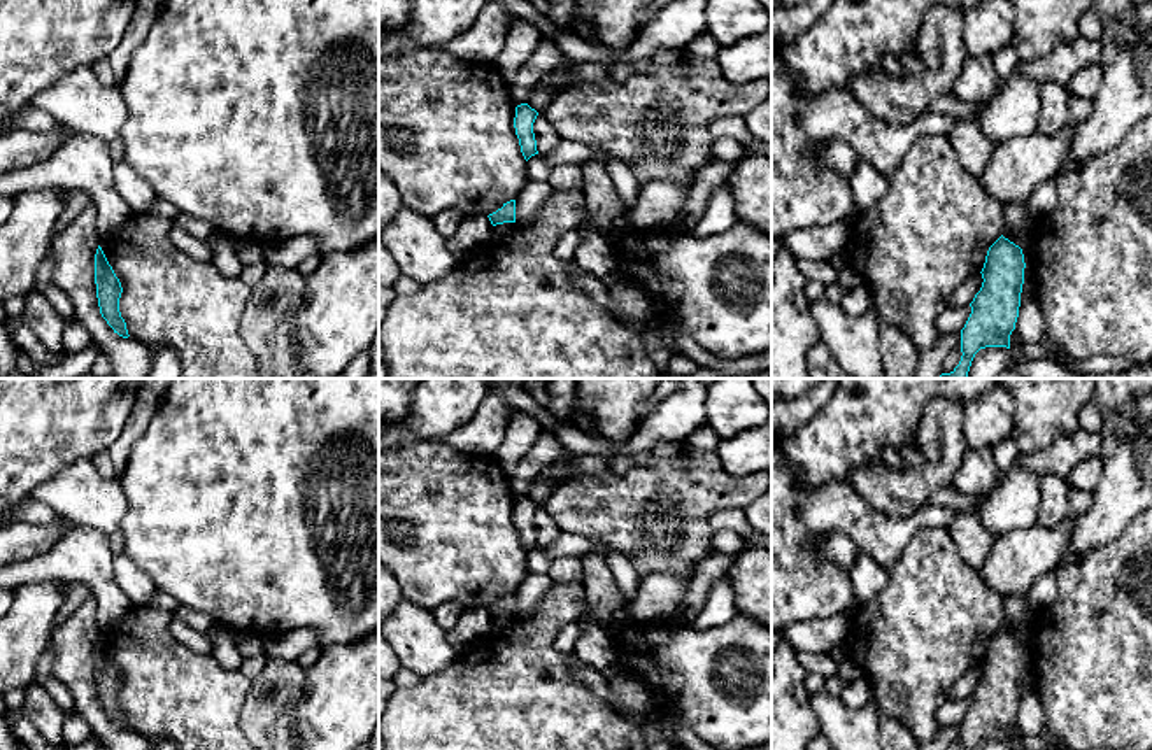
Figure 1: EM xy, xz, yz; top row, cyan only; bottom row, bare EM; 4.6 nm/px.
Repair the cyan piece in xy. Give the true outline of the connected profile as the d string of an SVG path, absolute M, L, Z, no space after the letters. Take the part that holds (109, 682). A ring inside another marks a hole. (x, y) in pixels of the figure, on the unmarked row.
M102 640L95 647L95 676L102 710L123 731L128 731L126 715L119 704L119 690L123 685L121 675L109 657Z

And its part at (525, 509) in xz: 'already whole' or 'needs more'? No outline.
already whole

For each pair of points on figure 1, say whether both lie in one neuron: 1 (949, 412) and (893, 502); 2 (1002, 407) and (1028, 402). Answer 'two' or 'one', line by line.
1: one
2: two

